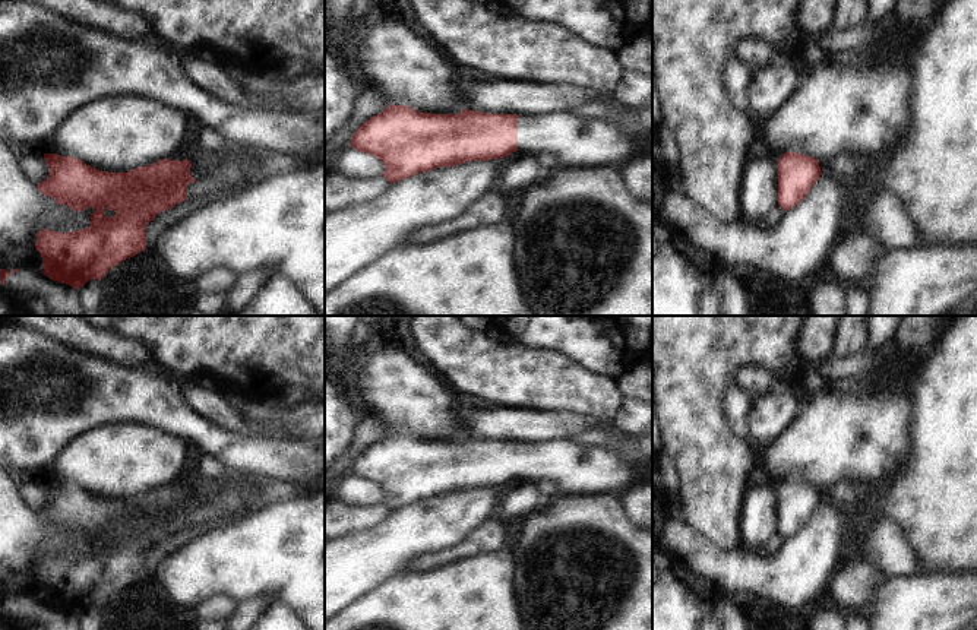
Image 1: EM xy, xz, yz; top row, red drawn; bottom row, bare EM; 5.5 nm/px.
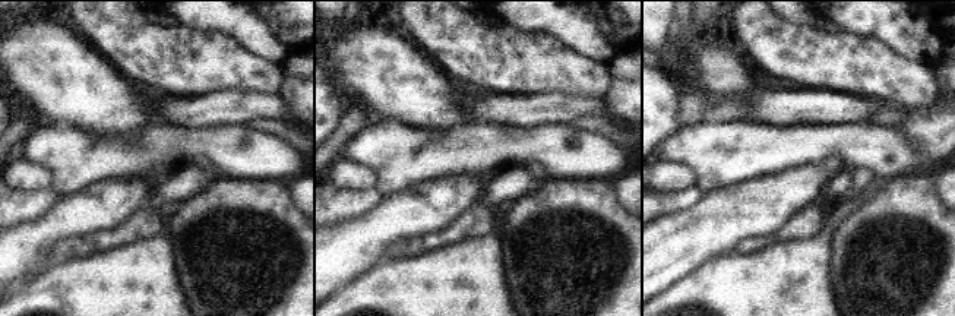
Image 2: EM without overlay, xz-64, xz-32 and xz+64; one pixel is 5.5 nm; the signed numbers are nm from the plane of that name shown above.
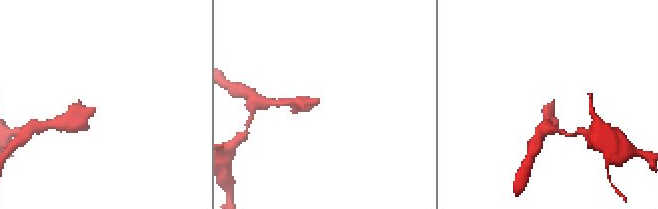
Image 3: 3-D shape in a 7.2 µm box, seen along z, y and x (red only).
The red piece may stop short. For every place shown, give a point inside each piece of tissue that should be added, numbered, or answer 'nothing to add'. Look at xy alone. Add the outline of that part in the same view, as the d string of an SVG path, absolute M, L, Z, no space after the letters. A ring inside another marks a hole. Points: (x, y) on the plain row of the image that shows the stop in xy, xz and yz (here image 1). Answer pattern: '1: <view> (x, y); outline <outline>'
1: xy (231, 500); outline M252 478L247 482L234 485L231 488L222 487L219 497L211 504L205 504L202 498L193 500L197 507L187 513L186 528L211 522L224 516L237 516L244 512L244 501L254 494L260 487L266 485L268 479Z

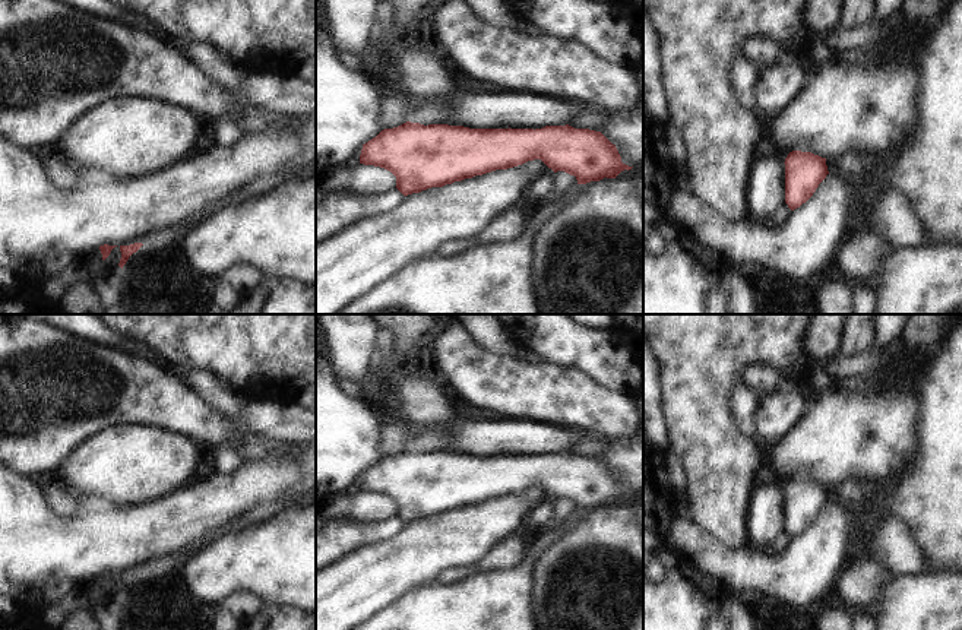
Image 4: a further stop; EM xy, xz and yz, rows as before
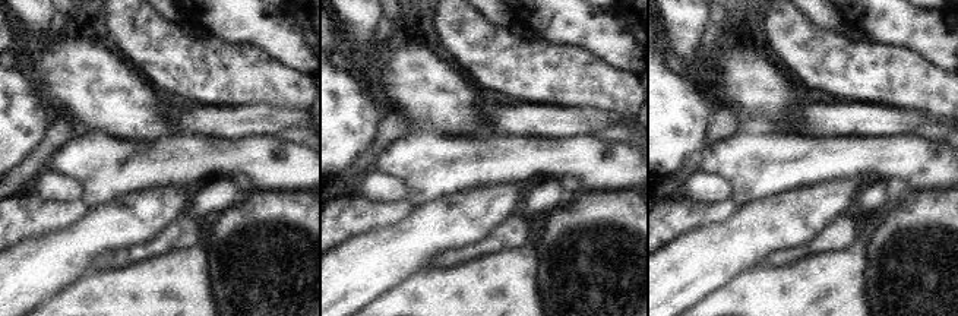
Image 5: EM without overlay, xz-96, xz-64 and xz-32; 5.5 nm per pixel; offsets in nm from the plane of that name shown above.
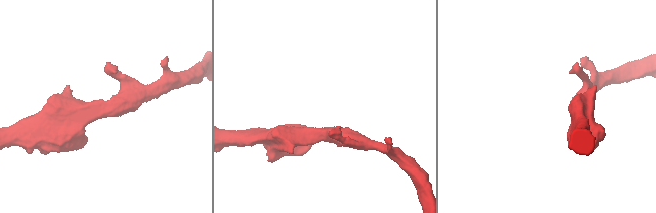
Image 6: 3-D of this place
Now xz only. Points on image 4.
nothing to add

